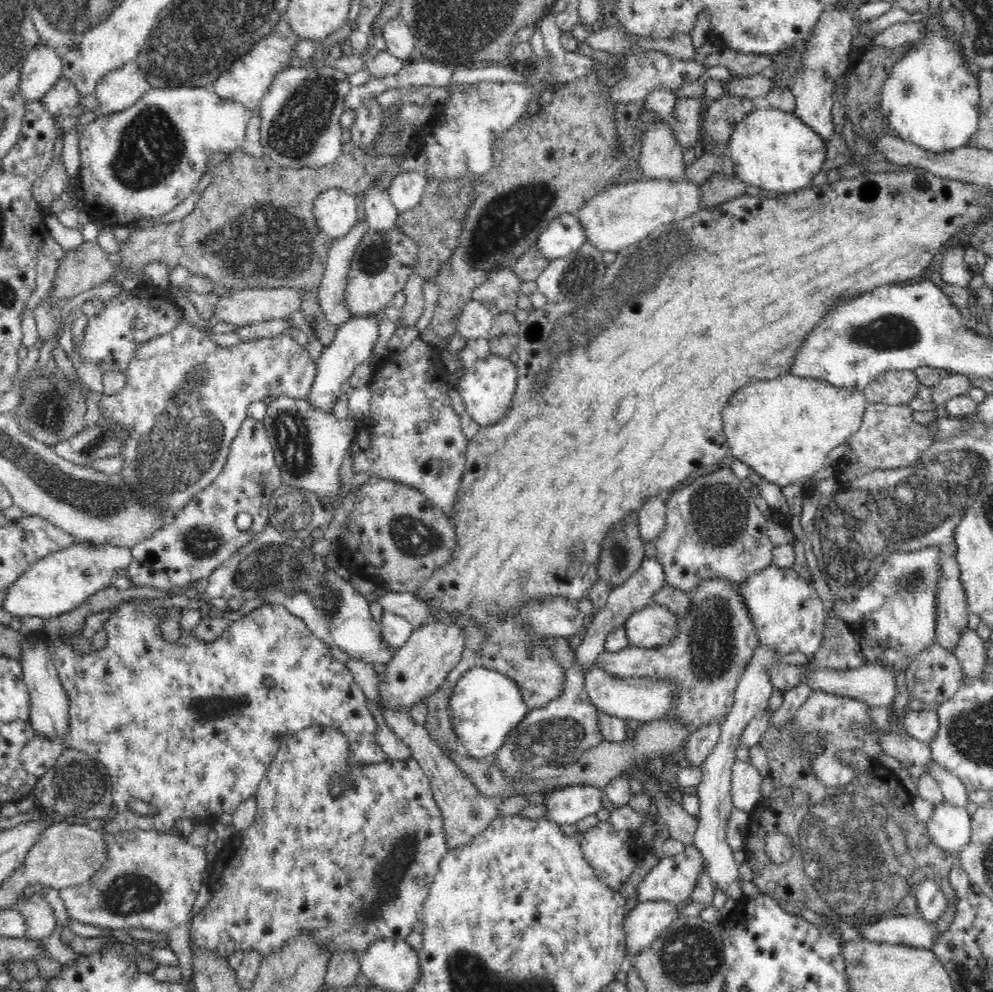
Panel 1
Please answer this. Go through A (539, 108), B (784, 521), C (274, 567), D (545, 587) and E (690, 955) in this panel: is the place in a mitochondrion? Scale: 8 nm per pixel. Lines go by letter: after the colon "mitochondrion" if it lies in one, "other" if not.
A: other
B: other
C: mitochondrion
D: other
E: mitochondrion

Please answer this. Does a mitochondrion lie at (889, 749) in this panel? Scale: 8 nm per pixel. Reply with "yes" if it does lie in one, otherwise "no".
no

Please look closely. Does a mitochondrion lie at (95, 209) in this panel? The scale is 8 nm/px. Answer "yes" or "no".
no

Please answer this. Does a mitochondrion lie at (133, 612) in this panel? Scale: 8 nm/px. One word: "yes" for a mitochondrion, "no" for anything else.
no

